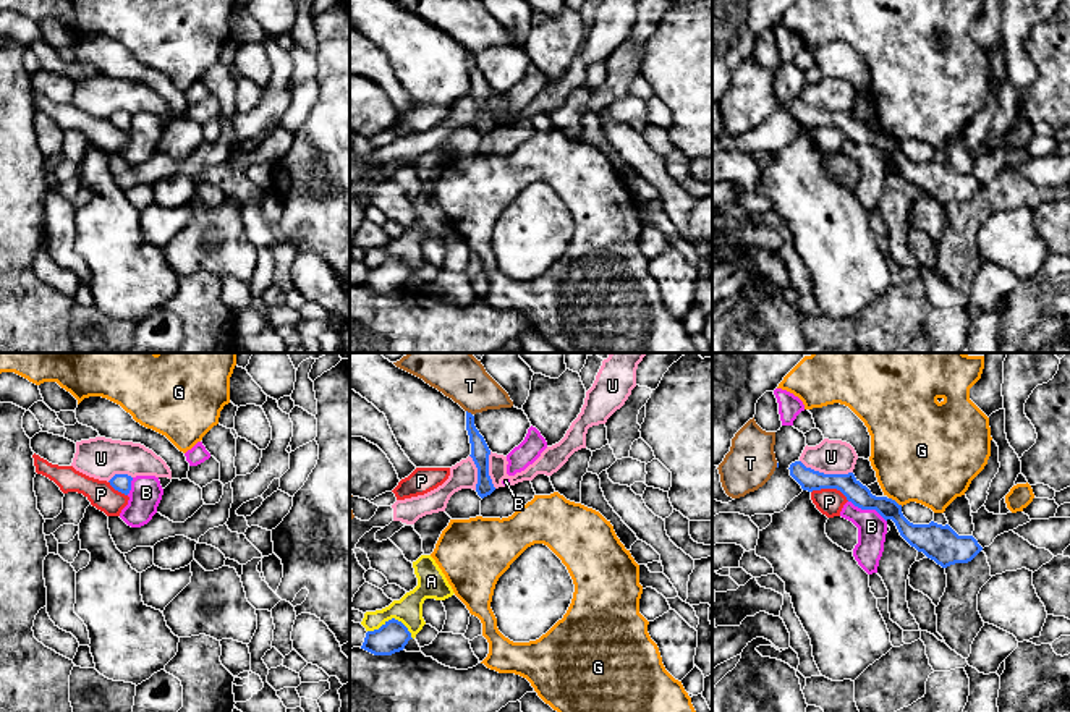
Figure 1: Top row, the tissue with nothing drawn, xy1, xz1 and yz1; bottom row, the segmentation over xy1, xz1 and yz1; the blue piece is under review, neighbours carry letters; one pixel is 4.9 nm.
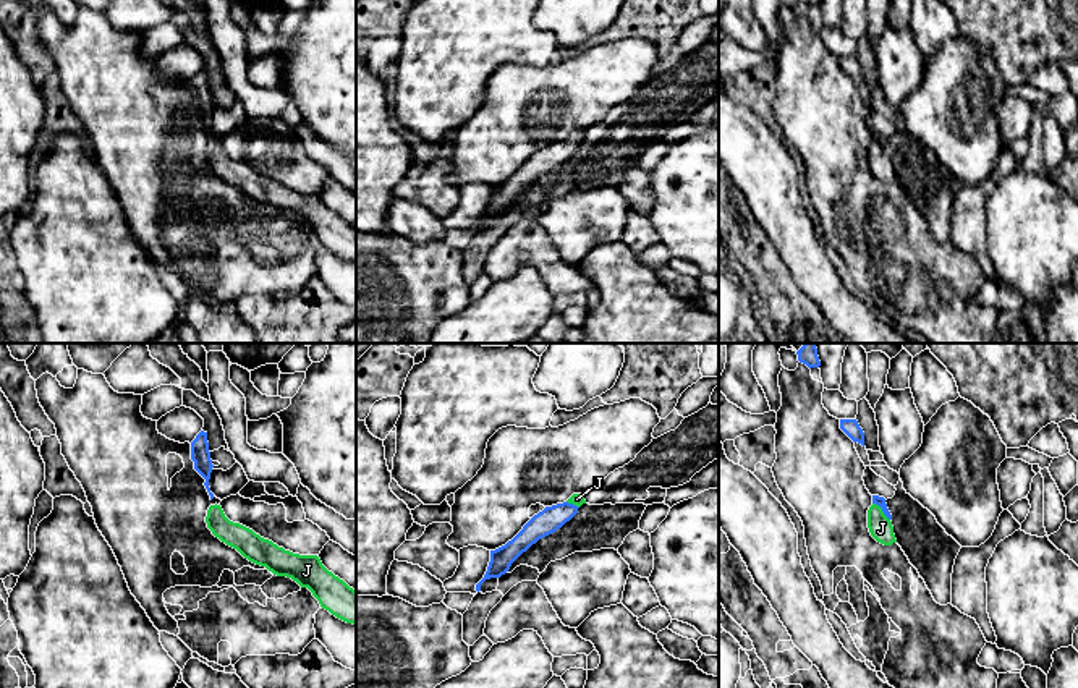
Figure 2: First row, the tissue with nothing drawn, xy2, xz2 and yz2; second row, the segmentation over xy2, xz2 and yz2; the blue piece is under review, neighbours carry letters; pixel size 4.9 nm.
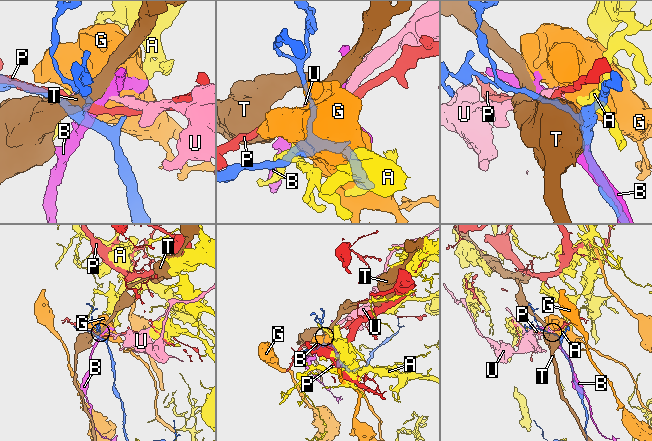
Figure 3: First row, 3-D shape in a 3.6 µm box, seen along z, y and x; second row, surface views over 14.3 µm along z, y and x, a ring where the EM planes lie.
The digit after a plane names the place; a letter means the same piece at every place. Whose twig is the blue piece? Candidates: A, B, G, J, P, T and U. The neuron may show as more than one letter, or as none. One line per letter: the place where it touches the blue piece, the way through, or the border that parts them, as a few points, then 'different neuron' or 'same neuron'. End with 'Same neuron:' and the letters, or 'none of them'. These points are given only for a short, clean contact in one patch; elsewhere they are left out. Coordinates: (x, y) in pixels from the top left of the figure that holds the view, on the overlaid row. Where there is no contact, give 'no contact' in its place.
A: contact xz1 (392, 618); different neuron
B: contact yz1 (868, 508); border yz1 (849, 500), (861, 508), (873, 508), (886, 521); different neuron
G: contact yz1 (894, 500); border yz1 (889, 497), (902, 505); different neuron
J: contact yz2 (882, 510); way yz2 (879, 501), (882, 510), (881, 528); same neuron
P: contact yz1 (831, 487); different neuron
T: contact xz1 (470, 413); border xz1 (467, 410), (471, 415); different neuron
U: contact yz1 (826, 474); border yz1 (800, 460), (806, 466), (824, 473), (852, 473); different neuron
Same neuron: J

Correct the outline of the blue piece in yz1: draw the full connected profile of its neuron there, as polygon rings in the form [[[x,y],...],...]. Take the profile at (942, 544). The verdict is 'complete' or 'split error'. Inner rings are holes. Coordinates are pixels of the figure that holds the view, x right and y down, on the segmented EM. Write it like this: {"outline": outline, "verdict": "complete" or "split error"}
{"outline": [[[801,461],[792,463],[788,469],[803,490],[837,489],[855,506],[876,510],[885,521],[892,519],[900,536],[911,547],[923,552],[942,568],[955,563],[968,563],[983,550],[973,536],[958,536],[949,524],[942,526],[934,521],[929,524],[910,523],[902,513],[902,505],[892,498],[873,495],[853,473],[824,474],[806,468]]], "verdict": "complete"}

